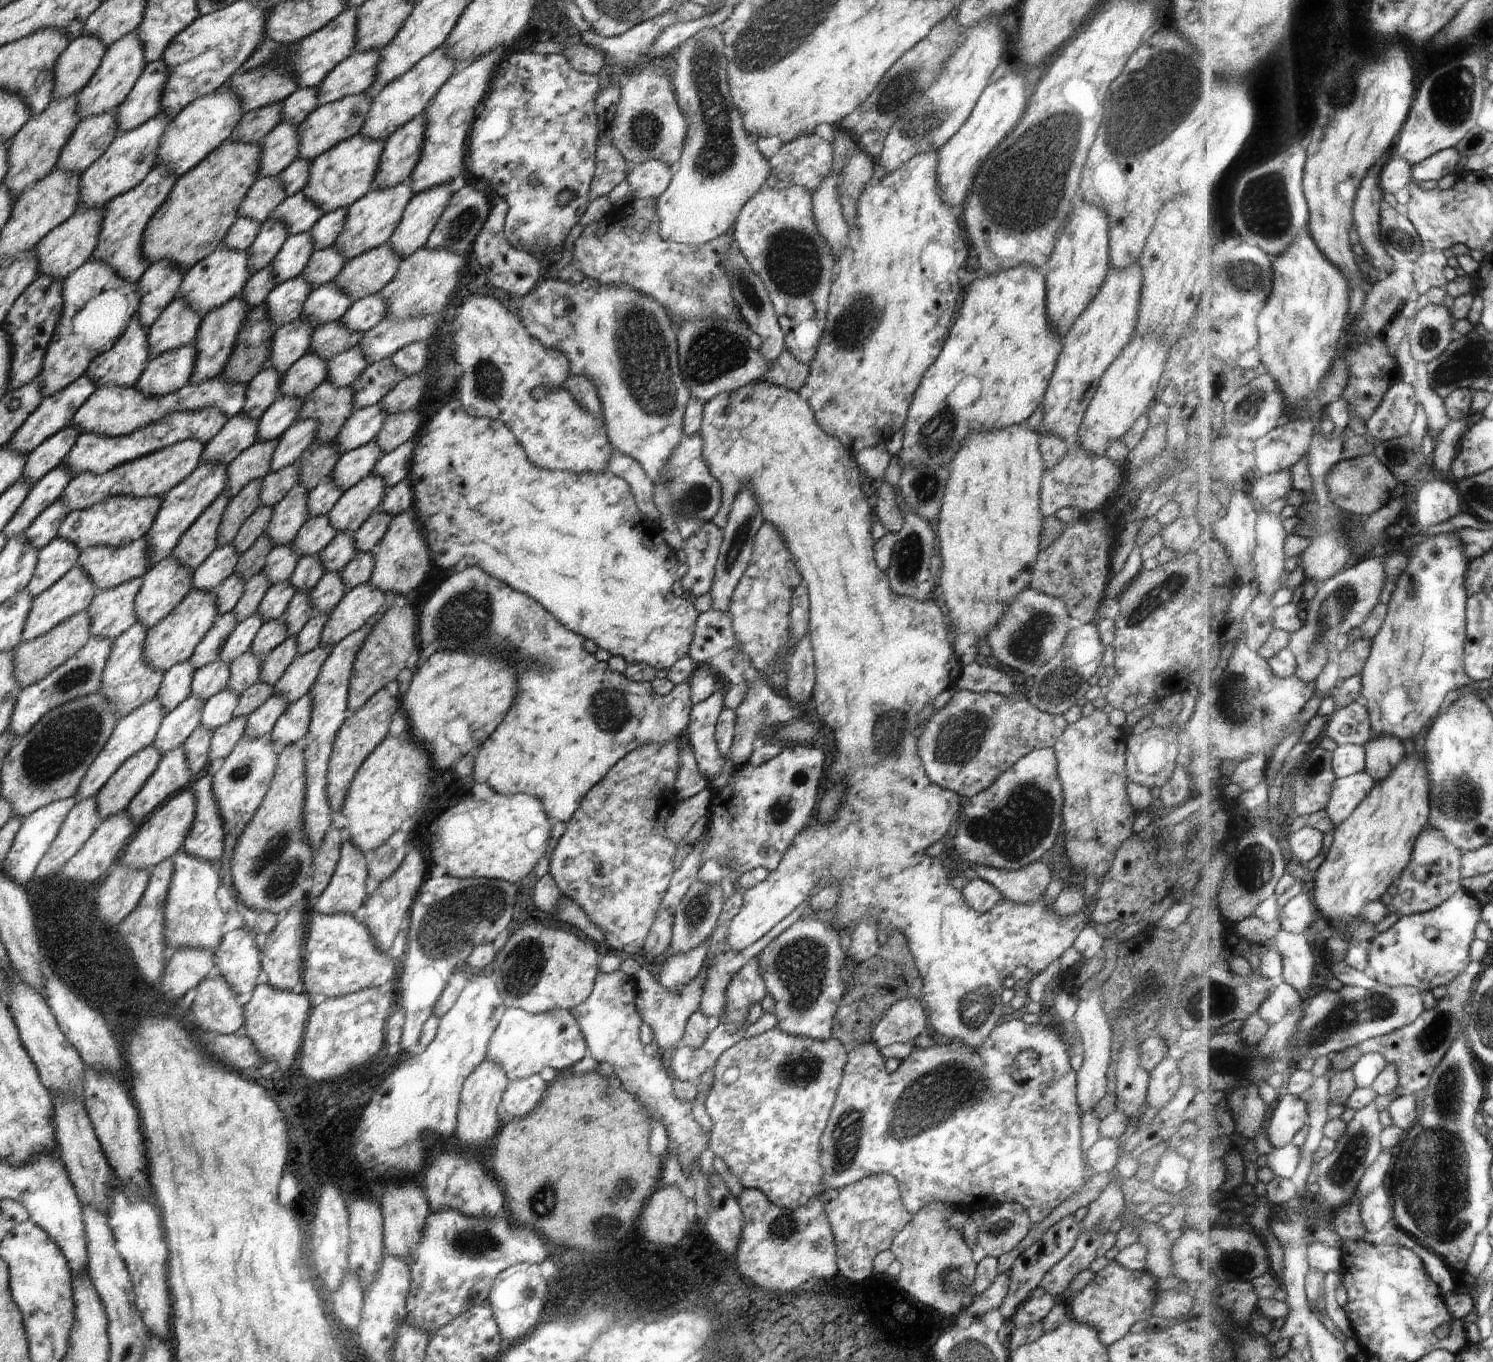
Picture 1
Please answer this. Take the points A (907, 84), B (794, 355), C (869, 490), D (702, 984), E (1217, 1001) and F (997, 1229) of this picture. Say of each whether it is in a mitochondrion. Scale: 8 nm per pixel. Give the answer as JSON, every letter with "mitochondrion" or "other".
{"A":"mitochondrion","B":"other","C":"other","D":"other","E":"mitochondrion","F":"mitochondrion"}

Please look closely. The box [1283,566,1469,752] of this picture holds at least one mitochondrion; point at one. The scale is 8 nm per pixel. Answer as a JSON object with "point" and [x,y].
{"point":[1329,616]}

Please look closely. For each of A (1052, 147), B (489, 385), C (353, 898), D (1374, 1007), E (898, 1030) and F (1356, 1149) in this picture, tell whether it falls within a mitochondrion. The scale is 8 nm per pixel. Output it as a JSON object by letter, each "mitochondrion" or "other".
{"A":"mitochondrion","B":"mitochondrion","C":"other","D":"mitochondrion","E":"other","F":"mitochondrion"}

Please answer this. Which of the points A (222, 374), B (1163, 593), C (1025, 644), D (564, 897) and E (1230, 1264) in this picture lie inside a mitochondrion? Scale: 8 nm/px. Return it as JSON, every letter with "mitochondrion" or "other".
{"A":"other","B":"mitochondrion","C":"mitochondrion","D":"other","E":"mitochondrion"}

